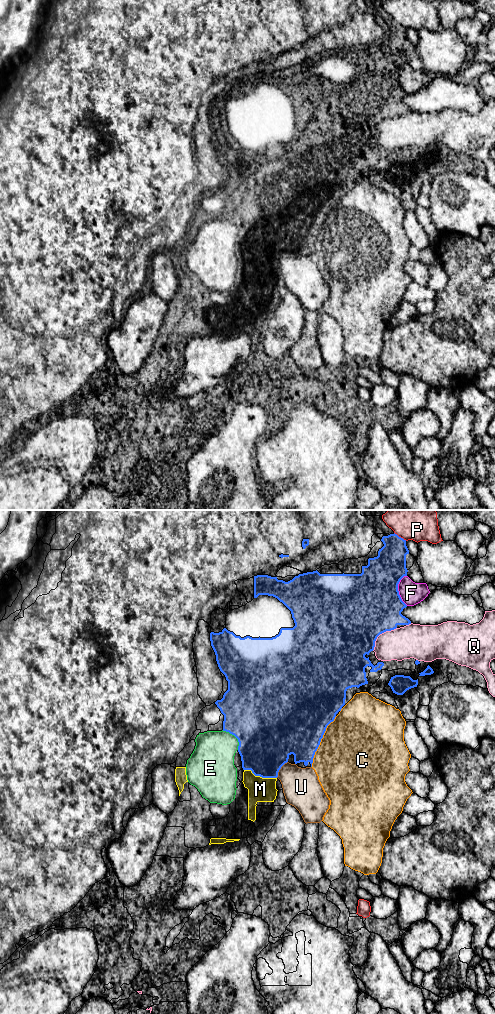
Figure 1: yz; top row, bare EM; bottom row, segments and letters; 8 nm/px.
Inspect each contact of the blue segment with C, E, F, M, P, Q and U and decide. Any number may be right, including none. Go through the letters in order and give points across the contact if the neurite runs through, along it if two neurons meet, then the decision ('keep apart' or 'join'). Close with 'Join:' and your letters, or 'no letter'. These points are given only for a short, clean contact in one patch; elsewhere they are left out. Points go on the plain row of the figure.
C: keep apart
E: keep apart
F: keep apart
M: join
P: keep apart
Q: keep apart
U: keep apart
Join: M

